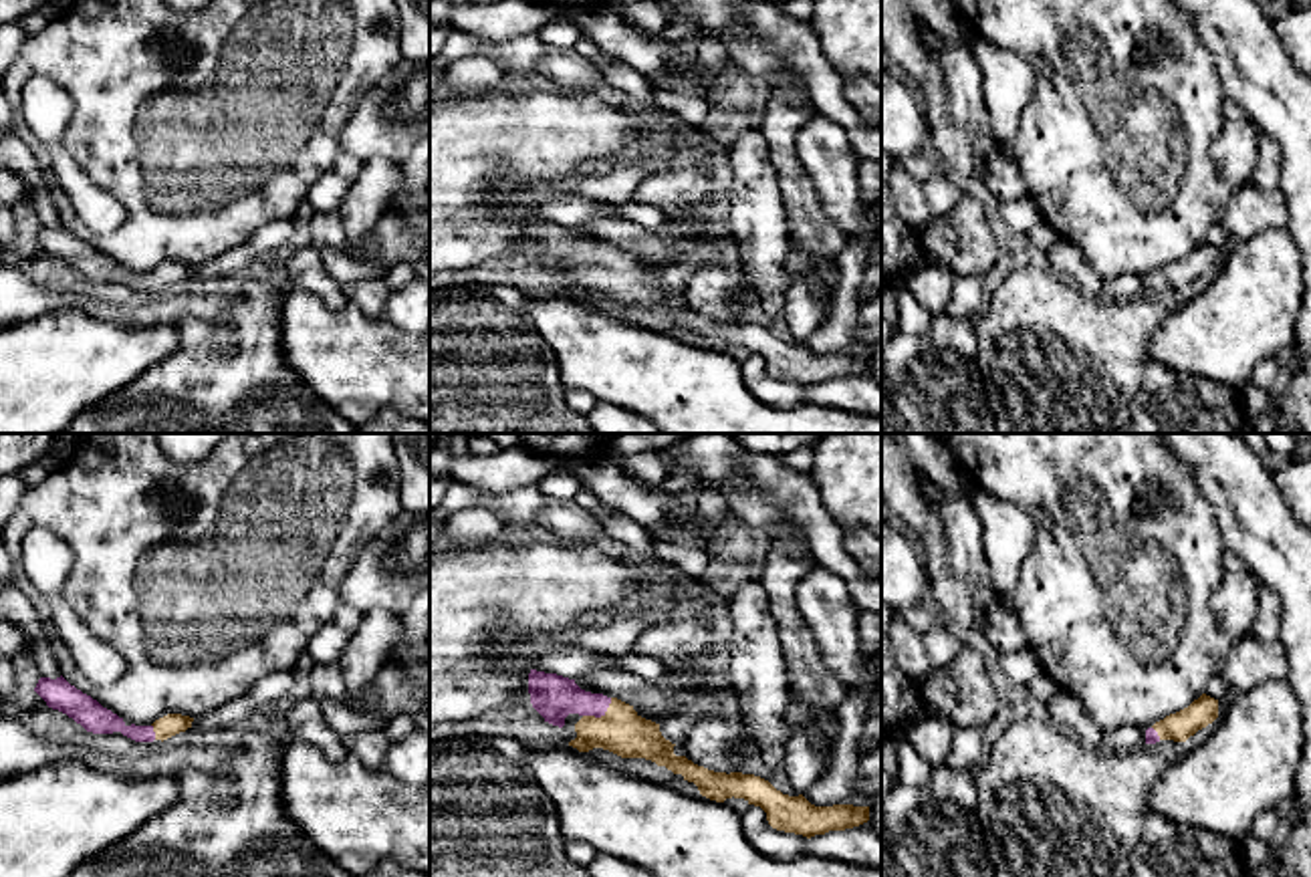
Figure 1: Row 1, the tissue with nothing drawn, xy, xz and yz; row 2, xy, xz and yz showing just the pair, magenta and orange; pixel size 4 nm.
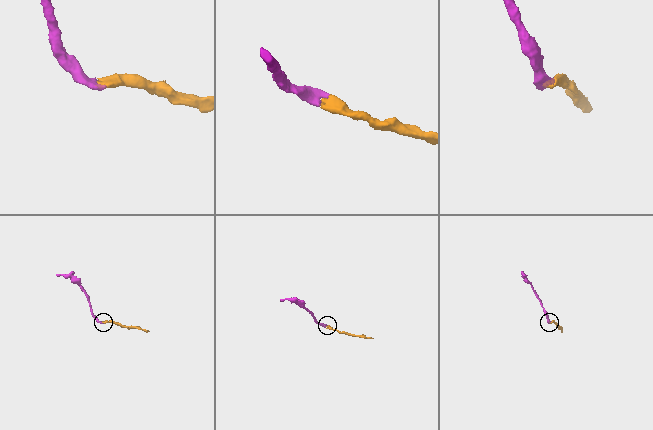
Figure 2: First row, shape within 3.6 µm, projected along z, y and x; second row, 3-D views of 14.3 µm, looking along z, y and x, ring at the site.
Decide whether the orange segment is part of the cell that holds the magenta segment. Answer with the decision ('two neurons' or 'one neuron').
one neuron

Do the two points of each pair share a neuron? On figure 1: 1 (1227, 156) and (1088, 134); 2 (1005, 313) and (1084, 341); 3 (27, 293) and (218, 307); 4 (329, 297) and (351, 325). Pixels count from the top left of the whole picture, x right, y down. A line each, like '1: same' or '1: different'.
1: different
2: same
3: same
4: different

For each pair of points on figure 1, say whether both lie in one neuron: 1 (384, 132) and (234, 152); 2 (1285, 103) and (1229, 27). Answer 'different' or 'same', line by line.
1: different
2: same

